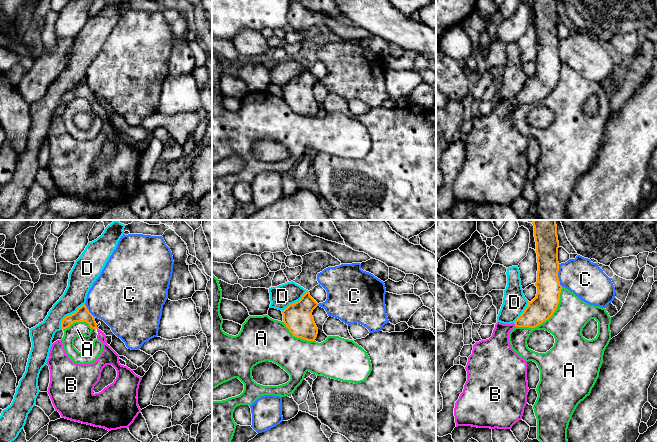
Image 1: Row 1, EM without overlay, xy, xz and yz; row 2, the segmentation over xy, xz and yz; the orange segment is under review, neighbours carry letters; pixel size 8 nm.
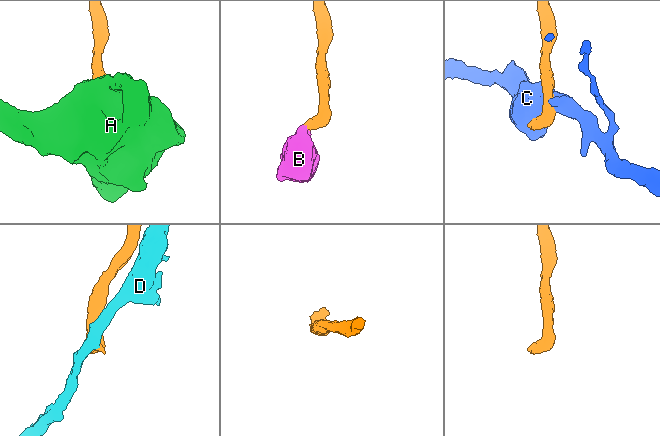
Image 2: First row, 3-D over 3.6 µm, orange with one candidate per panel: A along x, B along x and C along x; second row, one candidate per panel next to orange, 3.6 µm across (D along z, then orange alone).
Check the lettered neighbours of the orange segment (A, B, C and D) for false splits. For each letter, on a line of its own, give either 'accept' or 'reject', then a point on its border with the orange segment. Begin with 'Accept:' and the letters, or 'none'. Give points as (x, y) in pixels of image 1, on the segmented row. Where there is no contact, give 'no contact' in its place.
Accept: B
A: reject; meets orange in yz at (547, 319)
B: accept; meets orange in yz at (514, 323)
C: reject; meets orange in yz at (557, 275)
D: reject; meets orange in xy at (68, 315)

